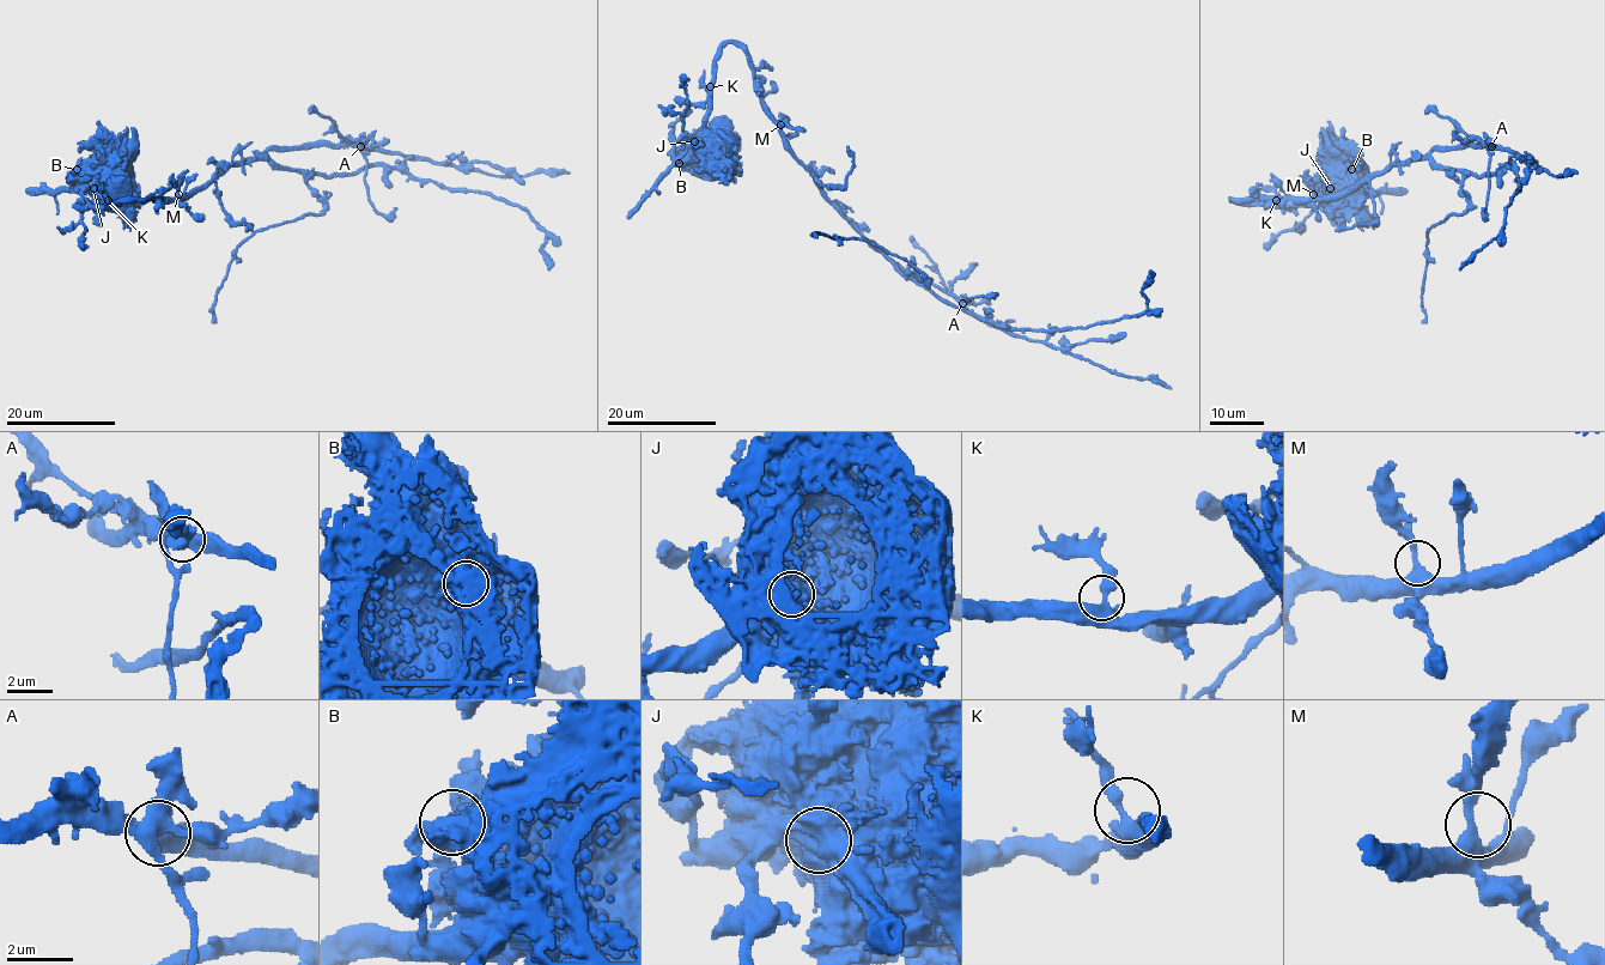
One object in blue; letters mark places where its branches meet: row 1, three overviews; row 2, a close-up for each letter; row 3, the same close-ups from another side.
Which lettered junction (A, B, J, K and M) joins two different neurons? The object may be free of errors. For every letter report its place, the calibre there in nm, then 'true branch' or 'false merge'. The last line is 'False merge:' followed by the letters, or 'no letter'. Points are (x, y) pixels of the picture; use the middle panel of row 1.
A: place (962, 303); calibre 420 nm; true branch
B: place (679, 163); calibre 600 nm; true branch
J: place (694, 141); calibre 1250 nm; false merge
K: place (710, 86); calibre 480 nm; true branch
M: place (780, 125); calibre 440 nm; true branch
False merge: J

